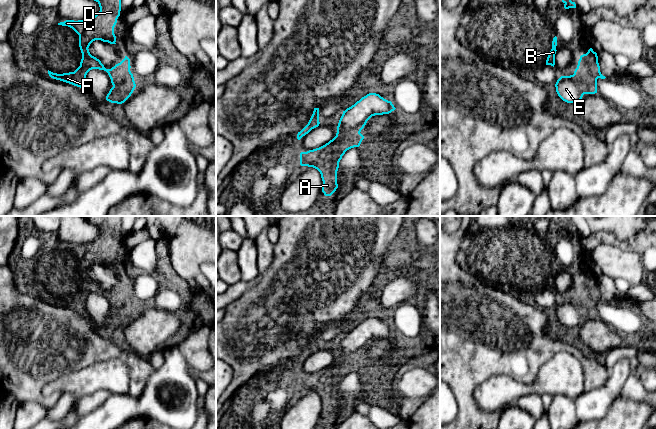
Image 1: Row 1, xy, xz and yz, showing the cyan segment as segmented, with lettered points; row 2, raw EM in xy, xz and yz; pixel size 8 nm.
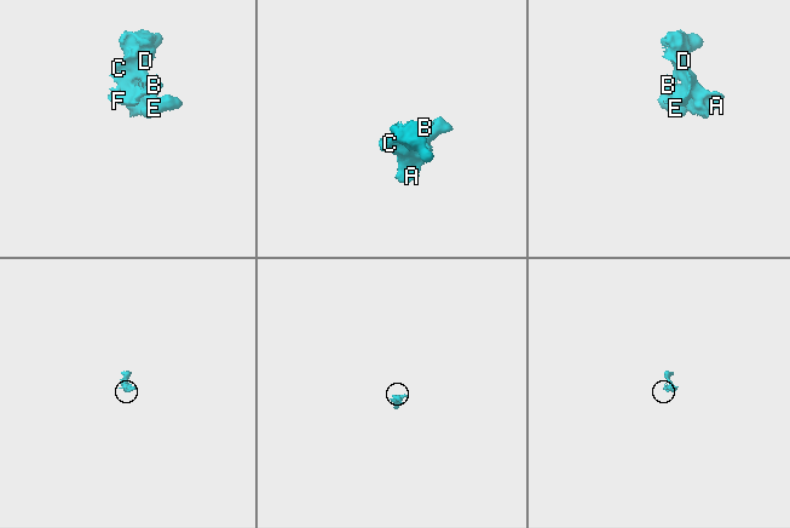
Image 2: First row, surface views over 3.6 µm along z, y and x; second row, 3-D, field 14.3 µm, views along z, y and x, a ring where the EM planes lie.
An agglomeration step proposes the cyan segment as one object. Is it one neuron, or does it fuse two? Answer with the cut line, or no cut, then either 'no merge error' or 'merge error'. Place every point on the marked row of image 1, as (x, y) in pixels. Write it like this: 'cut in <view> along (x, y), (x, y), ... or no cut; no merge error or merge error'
no cut; no merge error

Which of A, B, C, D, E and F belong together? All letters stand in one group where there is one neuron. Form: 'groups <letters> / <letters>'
groups A B C D E F

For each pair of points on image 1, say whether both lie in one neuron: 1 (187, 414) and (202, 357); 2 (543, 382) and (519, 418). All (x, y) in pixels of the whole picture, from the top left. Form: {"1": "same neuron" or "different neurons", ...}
{"1": "different neurons", "2": "different neurons"}

